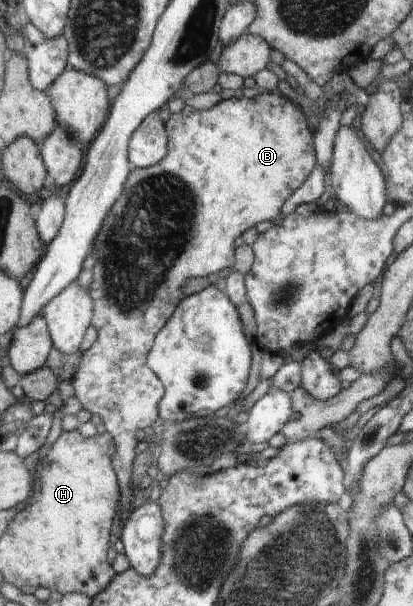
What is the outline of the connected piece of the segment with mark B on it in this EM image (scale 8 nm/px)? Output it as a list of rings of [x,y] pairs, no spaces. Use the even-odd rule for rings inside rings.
[[[259,91],[258,94],[251,99],[242,96],[241,98],[232,97],[231,99],[222,99],[219,103],[210,109],[194,109],[194,112],[189,116],[182,113],[170,114],[169,120],[165,122],[165,129],[168,140],[168,154],[166,158],[162,158],[158,164],[150,166],[150,168],[136,168],[134,174],[129,174],[130,182],[125,182],[126,194],[122,194],[122,198],[118,198],[118,202],[114,204],[114,210],[109,210],[106,217],[106,226],[102,226],[102,234],[98,234],[98,246],[94,246],[96,250],[96,266],[94,266],[94,280],[90,284],[89,291],[93,295],[93,300],[98,304],[98,310],[94,310],[94,328],[98,330],[98,336],[95,343],[84,351],[81,356],[78,371],[73,375],[71,380],[72,388],[74,389],[76,400],[82,404],[82,408],[98,414],[102,419],[102,425],[108,433],[113,435],[114,442],[117,443],[117,452],[113,456],[113,466],[117,471],[117,478],[121,483],[121,505],[122,512],[127,510],[132,504],[134,498],[134,490],[132,485],[132,460],[134,460],[134,448],[136,448],[136,430],[144,428],[144,426],[155,427],[156,422],[160,419],[158,405],[162,396],[164,396],[164,387],[162,381],[150,370],[148,366],[148,352],[152,348],[154,336],[160,332],[160,329],[168,322],[172,316],[174,309],[178,303],[184,298],[182,294],[182,285],[193,278],[204,278],[209,274],[214,274],[224,268],[230,268],[235,263],[234,240],[241,234],[262,222],[263,220],[274,220],[280,214],[282,204],[290,198],[290,195],[310,176],[310,172],[314,170],[315,148],[313,147],[313,136],[308,129],[305,113],[290,102],[284,96],[279,94]]]

